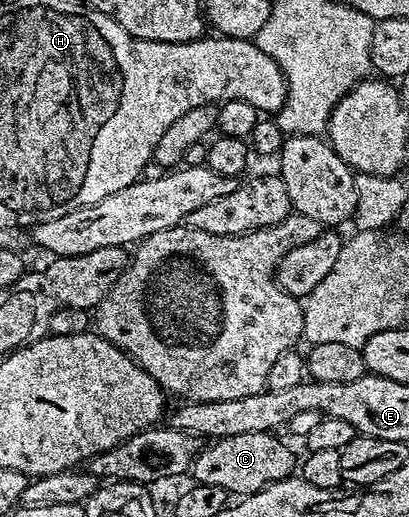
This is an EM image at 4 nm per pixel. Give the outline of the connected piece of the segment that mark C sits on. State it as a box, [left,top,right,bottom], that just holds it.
[192,432,296,496]

